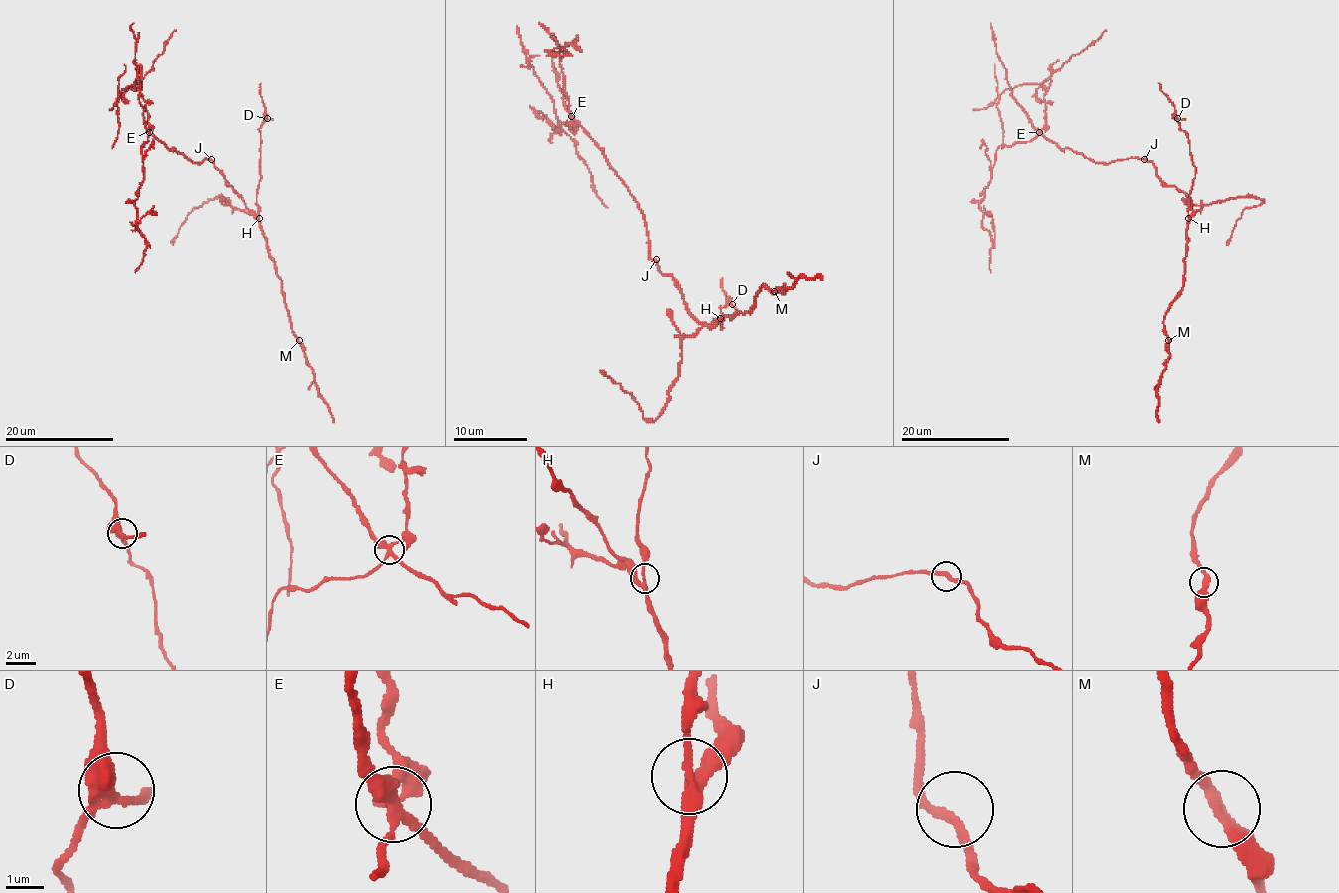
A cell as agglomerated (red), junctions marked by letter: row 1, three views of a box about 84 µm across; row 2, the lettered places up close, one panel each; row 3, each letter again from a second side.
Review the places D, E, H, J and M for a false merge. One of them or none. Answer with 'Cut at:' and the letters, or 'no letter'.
Cut at: E

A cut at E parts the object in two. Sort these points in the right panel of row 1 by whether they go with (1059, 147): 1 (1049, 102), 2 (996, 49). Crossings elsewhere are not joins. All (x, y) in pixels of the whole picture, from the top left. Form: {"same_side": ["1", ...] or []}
{"same_side": ["2"]}

